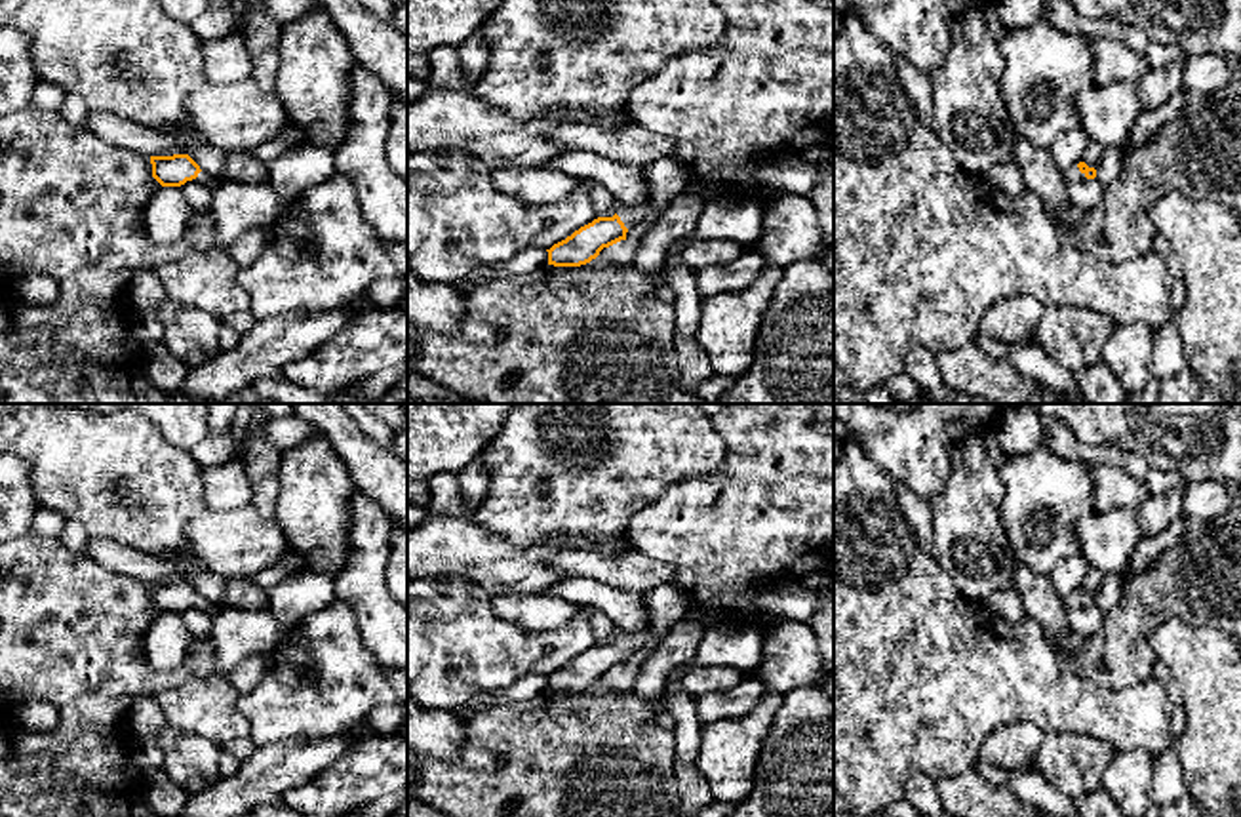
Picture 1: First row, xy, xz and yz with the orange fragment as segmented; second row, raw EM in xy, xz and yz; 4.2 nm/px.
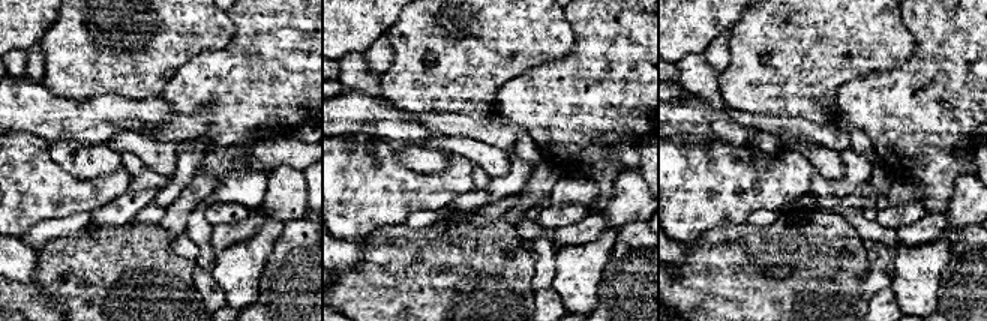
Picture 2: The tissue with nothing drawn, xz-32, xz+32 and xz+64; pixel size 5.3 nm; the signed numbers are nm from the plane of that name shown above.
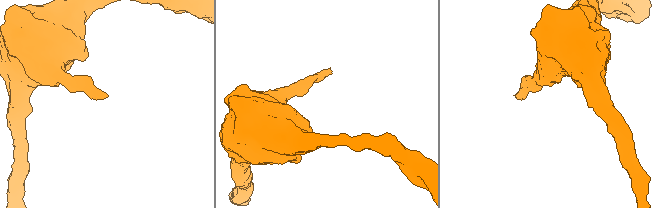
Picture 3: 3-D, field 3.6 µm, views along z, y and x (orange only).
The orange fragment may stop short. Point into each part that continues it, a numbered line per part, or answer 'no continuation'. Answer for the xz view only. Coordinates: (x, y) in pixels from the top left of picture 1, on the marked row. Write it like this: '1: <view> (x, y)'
1: xz (646, 212)

